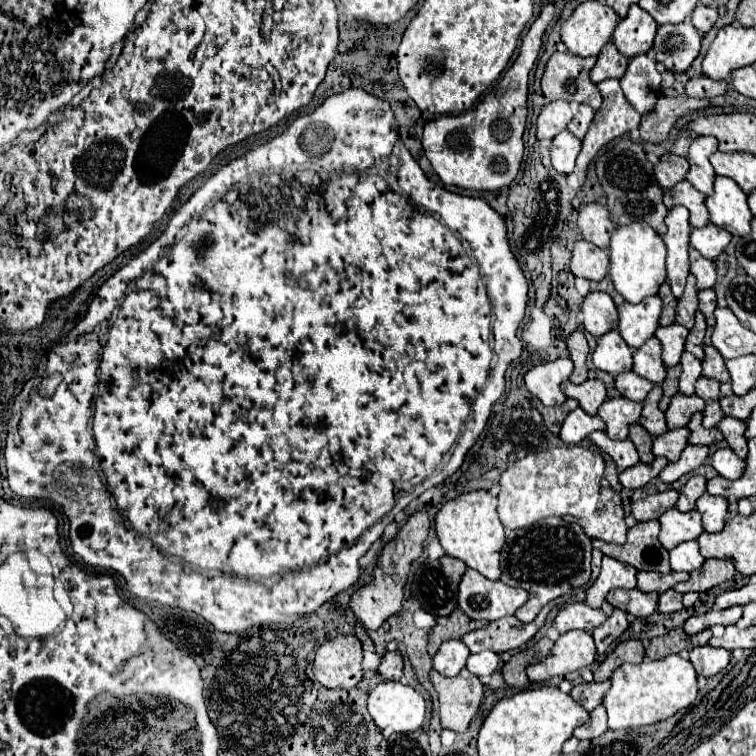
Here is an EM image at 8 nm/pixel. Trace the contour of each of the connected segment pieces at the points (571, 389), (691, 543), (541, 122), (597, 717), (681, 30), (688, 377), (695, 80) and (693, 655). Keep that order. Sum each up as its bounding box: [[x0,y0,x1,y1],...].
[[562,378,606,416],[670,540,704,572],[536,100,574,142],[574,706,608,740],[654,22,702,72],[680,352,700,396],[686,74,728,98],[690,646,730,676]]

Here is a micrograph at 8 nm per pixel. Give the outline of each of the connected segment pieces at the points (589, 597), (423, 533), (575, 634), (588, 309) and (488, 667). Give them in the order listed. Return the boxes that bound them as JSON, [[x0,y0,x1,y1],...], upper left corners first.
[[586,556,636,608],[350,512,430,630],[526,630,596,682],[580,292,618,338],[466,650,498,676]]

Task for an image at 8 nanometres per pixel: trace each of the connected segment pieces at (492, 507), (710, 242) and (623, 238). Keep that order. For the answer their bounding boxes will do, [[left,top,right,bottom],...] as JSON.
[[436,490,504,580],[690,224,730,260],[608,222,666,304]]

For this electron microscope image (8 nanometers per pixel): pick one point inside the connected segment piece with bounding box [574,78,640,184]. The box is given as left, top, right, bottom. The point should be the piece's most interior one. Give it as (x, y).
(615, 117)

